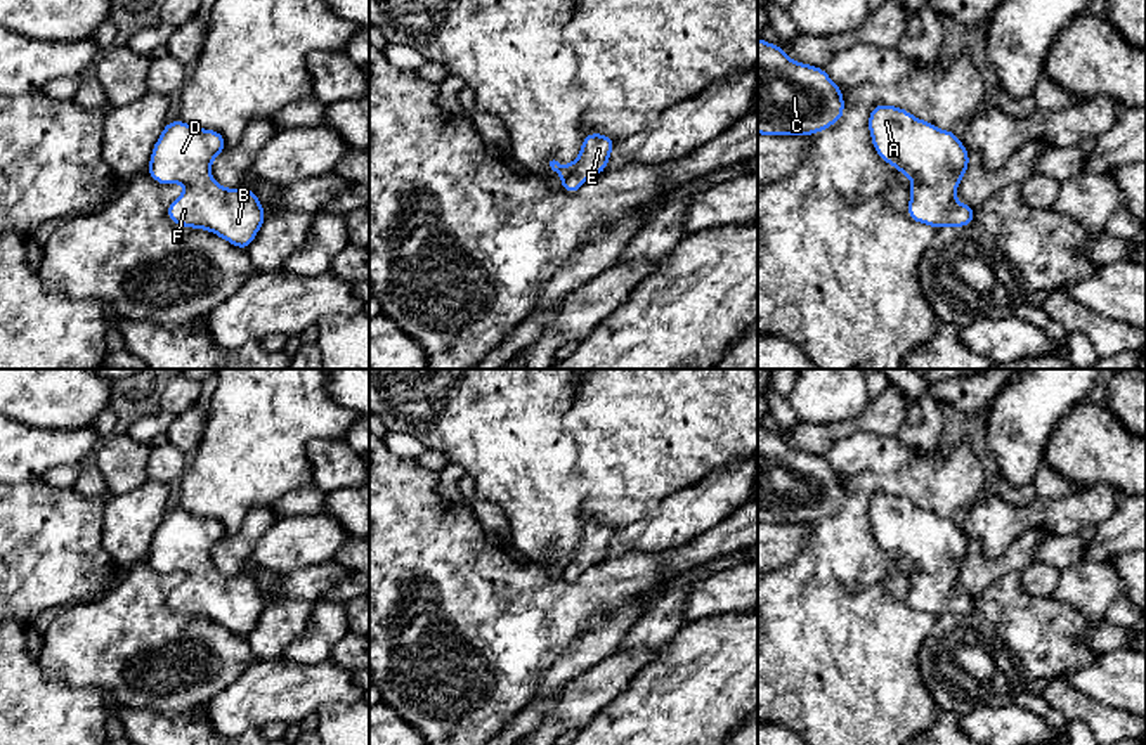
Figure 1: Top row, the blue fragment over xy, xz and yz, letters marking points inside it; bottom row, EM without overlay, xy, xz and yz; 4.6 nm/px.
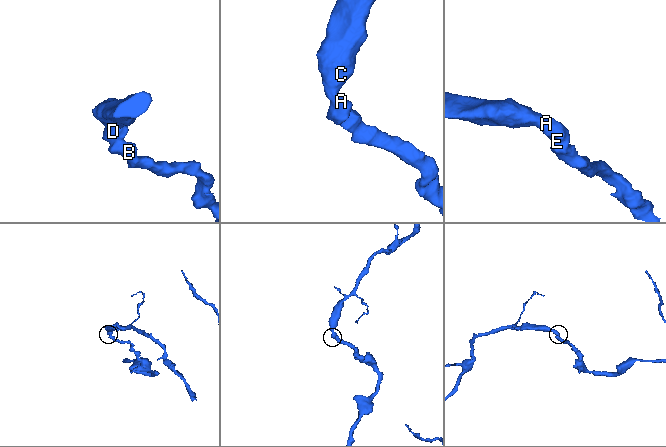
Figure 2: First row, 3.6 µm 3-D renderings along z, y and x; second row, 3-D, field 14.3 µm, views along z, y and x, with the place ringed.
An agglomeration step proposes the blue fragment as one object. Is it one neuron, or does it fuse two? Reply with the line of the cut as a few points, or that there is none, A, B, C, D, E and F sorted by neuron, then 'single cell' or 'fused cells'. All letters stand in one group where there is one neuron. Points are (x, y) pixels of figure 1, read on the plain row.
no cut | A B C D E F | single cell

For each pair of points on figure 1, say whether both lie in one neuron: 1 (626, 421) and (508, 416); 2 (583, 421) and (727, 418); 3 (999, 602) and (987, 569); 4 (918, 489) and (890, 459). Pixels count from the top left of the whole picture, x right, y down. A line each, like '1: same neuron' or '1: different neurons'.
1: different neurons
2: same neuron
3: different neurons
4: different neurons

